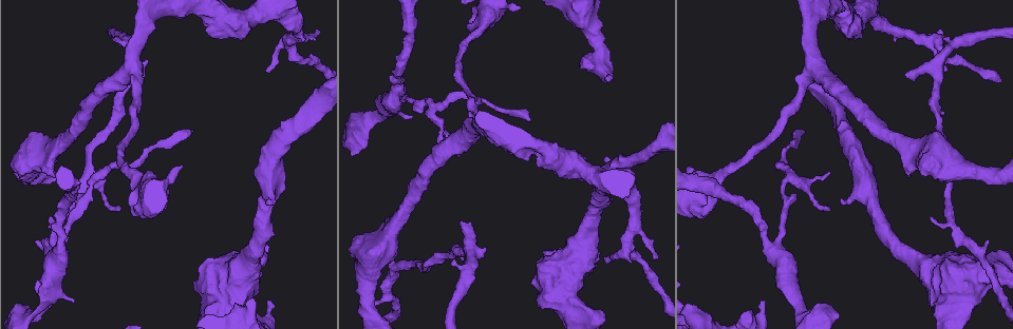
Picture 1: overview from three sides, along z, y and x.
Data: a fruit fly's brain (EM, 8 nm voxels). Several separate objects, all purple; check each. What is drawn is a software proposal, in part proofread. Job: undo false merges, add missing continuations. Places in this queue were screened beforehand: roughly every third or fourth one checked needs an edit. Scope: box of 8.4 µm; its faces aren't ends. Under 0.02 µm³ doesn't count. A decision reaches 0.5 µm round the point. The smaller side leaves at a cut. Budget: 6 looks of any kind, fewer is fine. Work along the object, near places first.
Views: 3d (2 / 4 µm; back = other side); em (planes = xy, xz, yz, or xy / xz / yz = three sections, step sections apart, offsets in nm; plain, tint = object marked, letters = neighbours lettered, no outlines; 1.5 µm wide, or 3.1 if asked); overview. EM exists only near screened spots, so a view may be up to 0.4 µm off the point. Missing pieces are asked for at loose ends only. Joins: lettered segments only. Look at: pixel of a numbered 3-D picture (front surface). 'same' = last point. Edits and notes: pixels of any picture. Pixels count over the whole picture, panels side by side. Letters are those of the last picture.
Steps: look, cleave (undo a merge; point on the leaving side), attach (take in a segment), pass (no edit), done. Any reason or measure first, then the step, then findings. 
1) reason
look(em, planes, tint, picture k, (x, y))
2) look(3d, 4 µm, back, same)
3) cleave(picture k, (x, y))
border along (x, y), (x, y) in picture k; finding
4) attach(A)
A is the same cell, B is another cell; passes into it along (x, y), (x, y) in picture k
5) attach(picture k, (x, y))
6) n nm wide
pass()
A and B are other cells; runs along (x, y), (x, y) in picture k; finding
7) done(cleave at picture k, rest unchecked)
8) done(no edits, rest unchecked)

free end
look(em, xy, step 4, letters, picture 1, (906, 72))

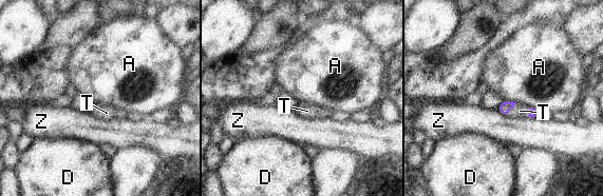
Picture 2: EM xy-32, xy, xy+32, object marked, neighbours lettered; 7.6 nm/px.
T touches over 130 nm
attach(T)
T is the same cell, A, D and Z are other cells; passes into it along (506, 105), (510, 109), (520, 111) in picture 2; the neuron continues

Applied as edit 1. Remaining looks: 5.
see it whole again
look(overview)

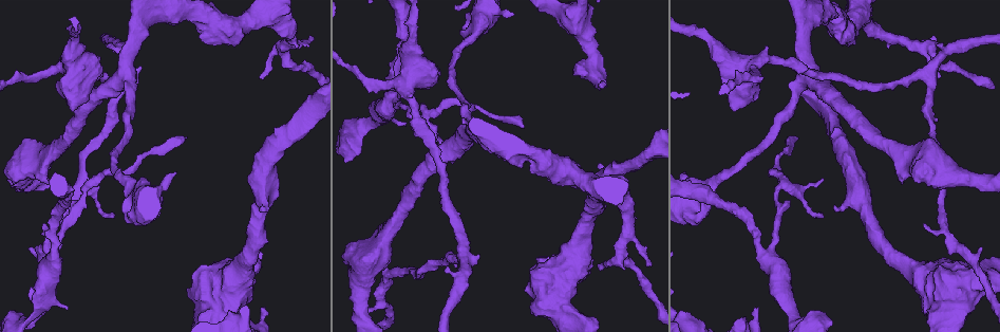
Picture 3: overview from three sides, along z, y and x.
thick end
look(em, planes, letters, picture 3, (47, 181))

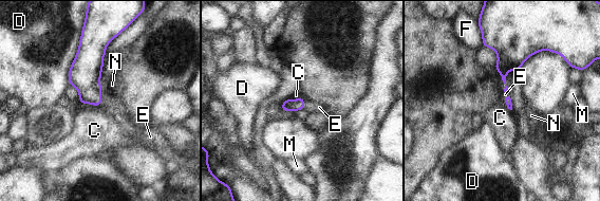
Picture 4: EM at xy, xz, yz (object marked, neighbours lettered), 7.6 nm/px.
attach(E)
E is the same cell, C, D, F, M and N are other cells; passes into it along (85, 74), (100, 97), (115, 110) in picture 4; the neuron continues

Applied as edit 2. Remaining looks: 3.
see it whole again
look(overview)

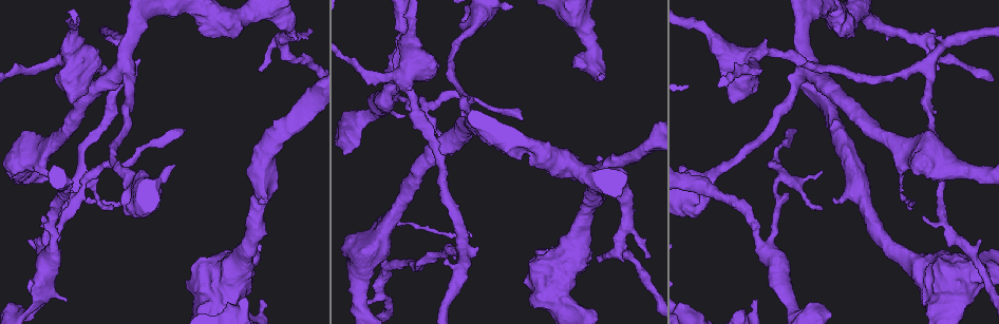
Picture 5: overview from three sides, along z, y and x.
an open end
look(3d, 2 µm, picture 5, (820, 171))

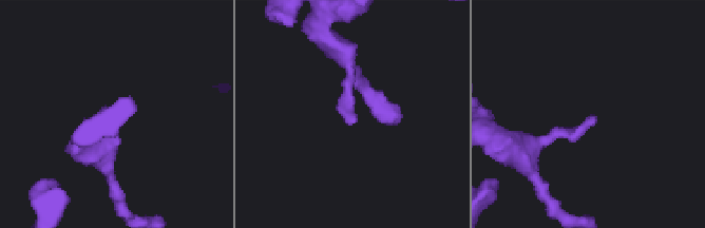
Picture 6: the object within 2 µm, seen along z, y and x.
look(em, planes, letters, picture 6, (596, 116))

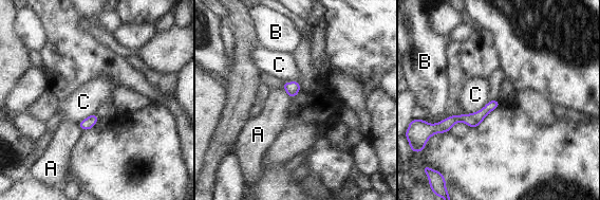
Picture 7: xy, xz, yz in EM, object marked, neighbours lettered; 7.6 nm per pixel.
pass()
A, B and C are other cells; runs along (495, 103), (475, 119), (441, 125) in picture 7; no lettered segment goes on from it

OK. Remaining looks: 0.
done(attach at picture 2, attach at picture 4, rest unchecked)

